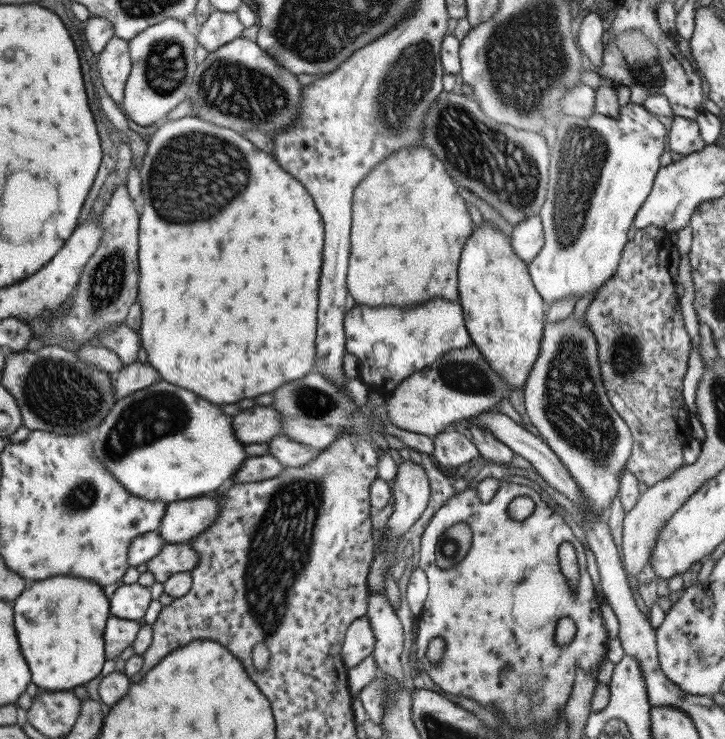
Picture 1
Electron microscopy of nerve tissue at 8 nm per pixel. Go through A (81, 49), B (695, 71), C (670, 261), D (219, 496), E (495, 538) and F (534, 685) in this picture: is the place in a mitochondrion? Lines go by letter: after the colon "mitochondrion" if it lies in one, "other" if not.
A: other
B: other
C: other
D: other
E: other
F: mitochondrion

